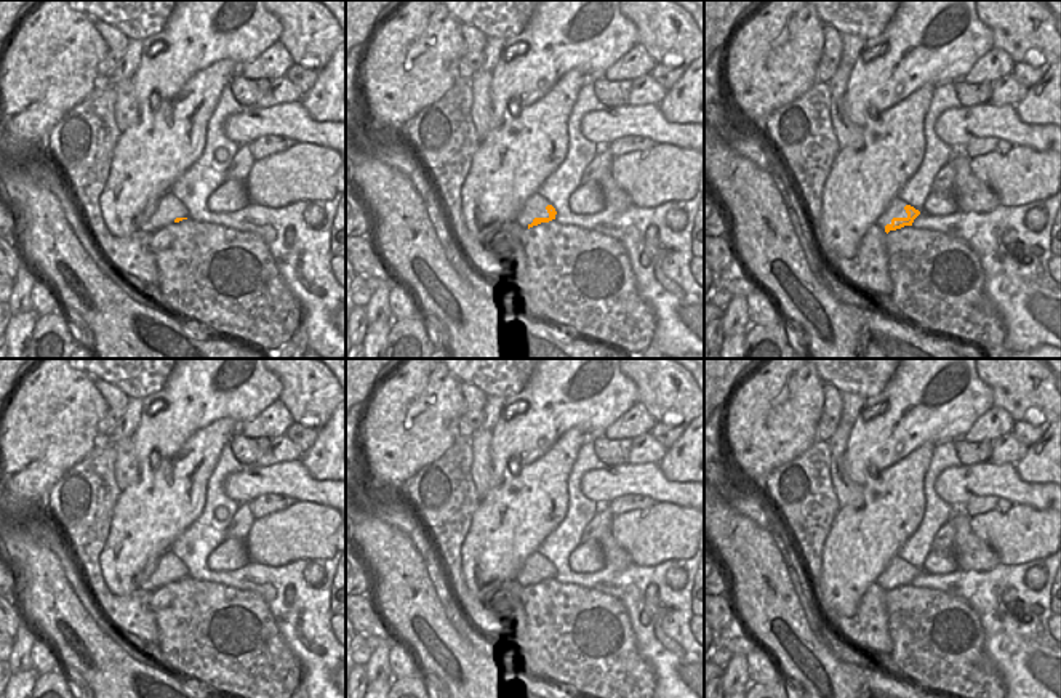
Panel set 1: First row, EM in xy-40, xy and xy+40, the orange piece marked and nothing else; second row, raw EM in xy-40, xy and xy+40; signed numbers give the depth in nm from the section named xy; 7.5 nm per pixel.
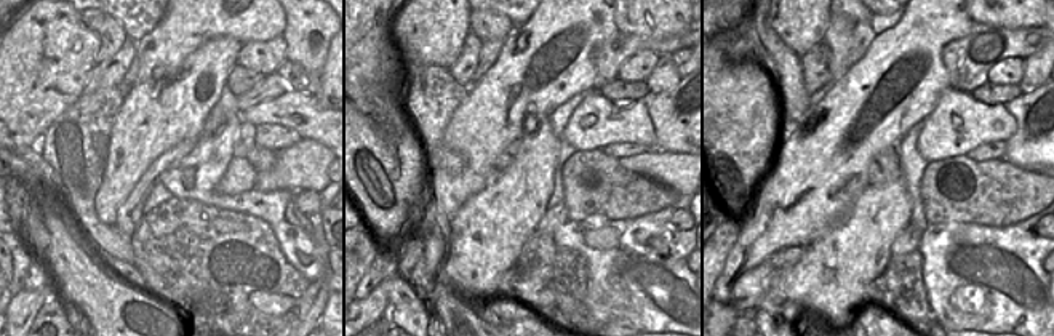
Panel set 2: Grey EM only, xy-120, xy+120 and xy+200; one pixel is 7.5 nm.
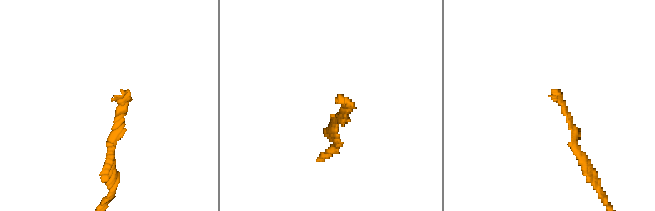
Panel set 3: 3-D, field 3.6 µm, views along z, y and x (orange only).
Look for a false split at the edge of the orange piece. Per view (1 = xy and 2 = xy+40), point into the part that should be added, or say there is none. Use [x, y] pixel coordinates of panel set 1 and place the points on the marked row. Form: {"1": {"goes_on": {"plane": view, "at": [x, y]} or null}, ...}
{"1": {"goes_on": null}, "2": {"goes_on": null}}

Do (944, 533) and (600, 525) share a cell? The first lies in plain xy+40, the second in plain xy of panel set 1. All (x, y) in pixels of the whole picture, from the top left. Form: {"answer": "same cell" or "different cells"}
{"answer": "same cell"}

